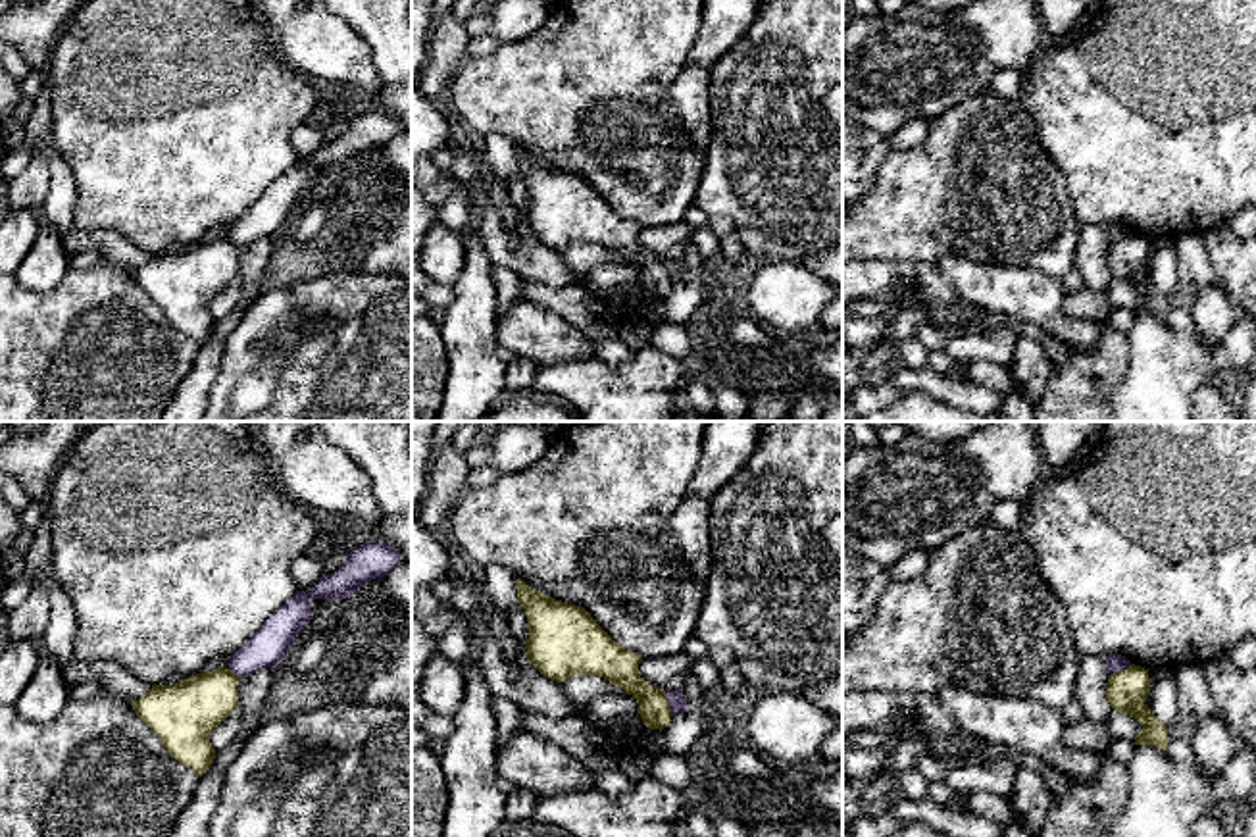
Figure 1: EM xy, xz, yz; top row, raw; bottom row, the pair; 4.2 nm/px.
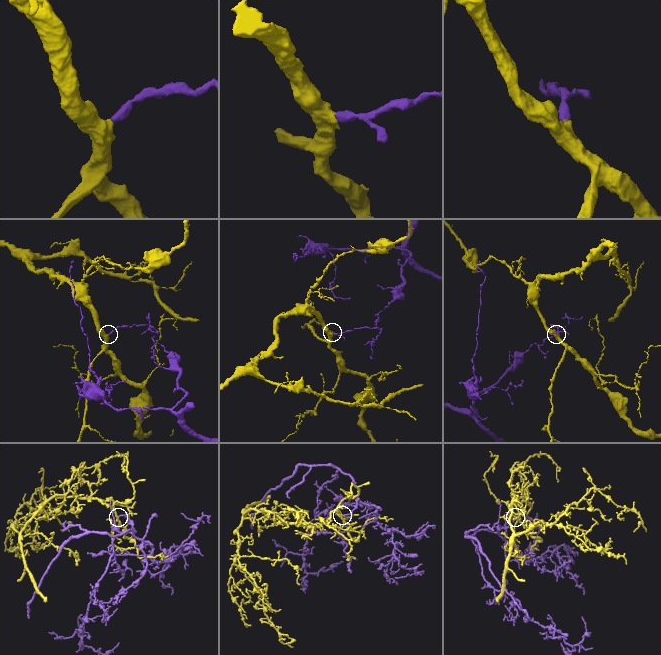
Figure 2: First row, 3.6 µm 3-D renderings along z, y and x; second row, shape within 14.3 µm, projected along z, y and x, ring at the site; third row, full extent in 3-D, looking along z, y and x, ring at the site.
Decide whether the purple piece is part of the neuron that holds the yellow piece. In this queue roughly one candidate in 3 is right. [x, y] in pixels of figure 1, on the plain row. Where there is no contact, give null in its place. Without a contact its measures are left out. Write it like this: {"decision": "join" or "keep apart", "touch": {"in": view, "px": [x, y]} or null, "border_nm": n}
{"decision": "keep apart", "touch": {"in": "xz", "px": [668, 272]}, "border_nm": 120}

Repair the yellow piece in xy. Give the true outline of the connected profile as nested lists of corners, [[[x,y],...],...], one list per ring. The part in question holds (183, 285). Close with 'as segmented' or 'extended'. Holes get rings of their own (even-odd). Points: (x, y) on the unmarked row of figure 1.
[[[219,237],[177,254],[154,254],[131,275],[169,323],[202,346],[215,327],[212,300],[239,277],[237,256],[239,246]]] | as segmented

